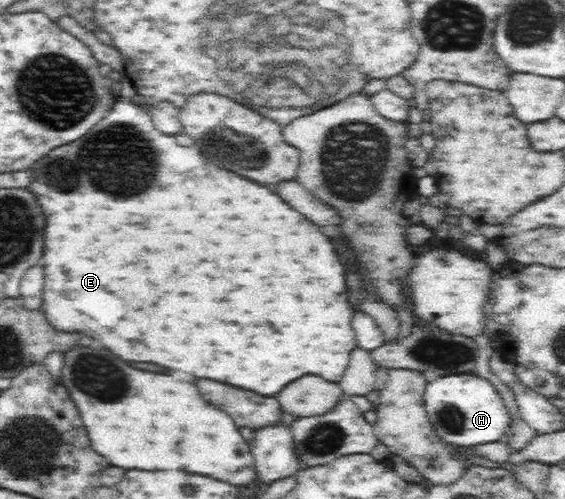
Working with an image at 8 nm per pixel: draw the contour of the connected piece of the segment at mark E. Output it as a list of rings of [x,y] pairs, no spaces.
[[[128,125],[106,127],[100,133],[90,131],[68,145],[52,149],[26,171],[29,177],[24,189],[36,197],[46,219],[44,255],[40,259],[44,267],[41,312],[56,332],[86,333],[124,361],[154,363],[166,369],[186,371],[198,379],[236,385],[262,397],[274,397],[290,381],[304,375],[320,375],[337,384],[342,379],[350,361],[350,351],[357,347],[350,327],[352,311],[348,311],[348,301],[344,301],[344,265],[340,265],[340,259],[332,249],[332,241],[270,189],[216,167],[204,155],[198,155],[196,149],[180,147],[176,145],[176,139],[172,143],[172,137],[162,135],[156,128],[146,137],[146,133]]]

